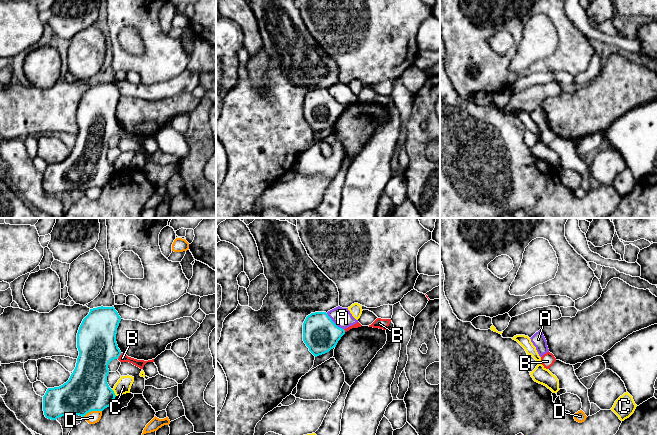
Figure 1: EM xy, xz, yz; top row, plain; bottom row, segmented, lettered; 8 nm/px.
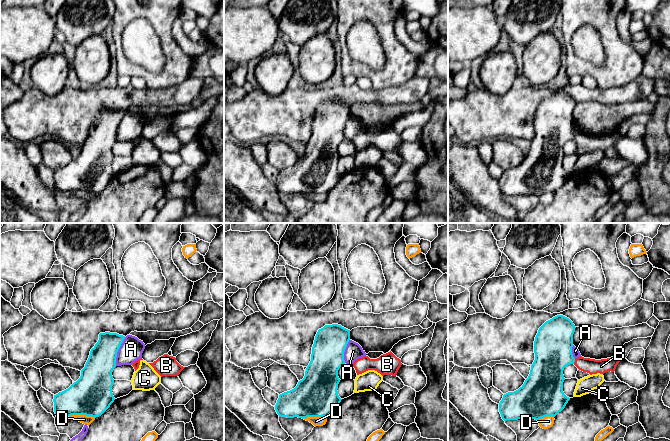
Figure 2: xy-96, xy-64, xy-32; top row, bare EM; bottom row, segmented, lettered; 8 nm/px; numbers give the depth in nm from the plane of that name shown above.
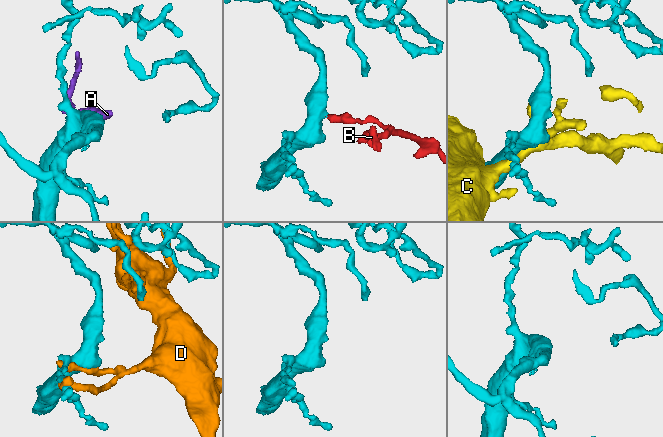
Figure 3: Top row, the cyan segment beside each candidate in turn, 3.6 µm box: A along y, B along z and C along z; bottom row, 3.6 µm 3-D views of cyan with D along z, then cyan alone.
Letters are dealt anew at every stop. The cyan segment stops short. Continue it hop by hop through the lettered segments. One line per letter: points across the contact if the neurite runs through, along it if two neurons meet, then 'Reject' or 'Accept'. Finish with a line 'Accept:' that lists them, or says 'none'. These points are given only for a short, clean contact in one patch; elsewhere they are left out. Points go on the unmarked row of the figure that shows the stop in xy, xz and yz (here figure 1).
A: Reject
B: Path across: xy (96, 115), (107, 126), (119, 131), (122, 134). Accept
C: Reject
D: Reject
Accept: B

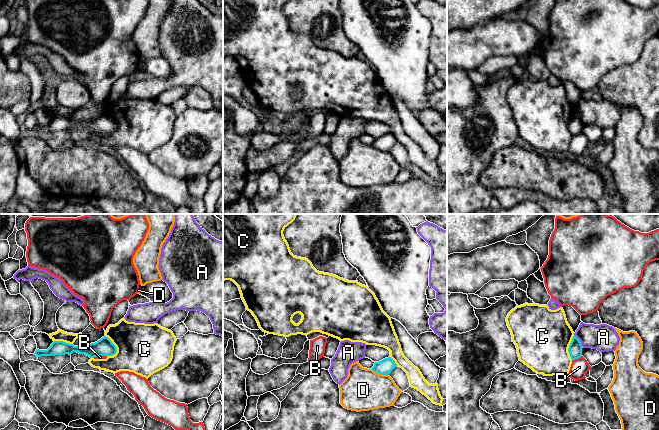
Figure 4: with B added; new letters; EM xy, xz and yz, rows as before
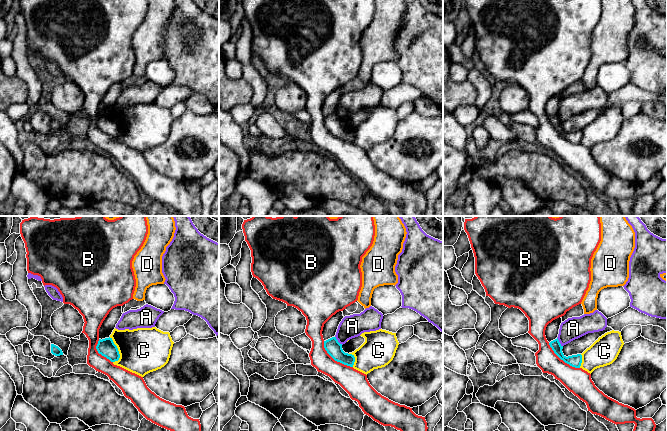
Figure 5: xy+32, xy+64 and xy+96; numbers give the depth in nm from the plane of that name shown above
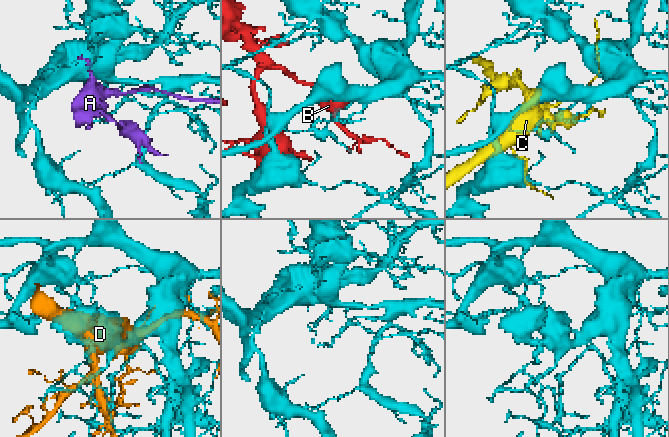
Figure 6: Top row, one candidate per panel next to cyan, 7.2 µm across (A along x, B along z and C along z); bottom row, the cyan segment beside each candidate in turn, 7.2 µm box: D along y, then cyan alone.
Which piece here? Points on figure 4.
A: Boundary: yz (574, 110), (582, 122). Reject
B: Reject
C: Reject
D: Reject
Accept: none

